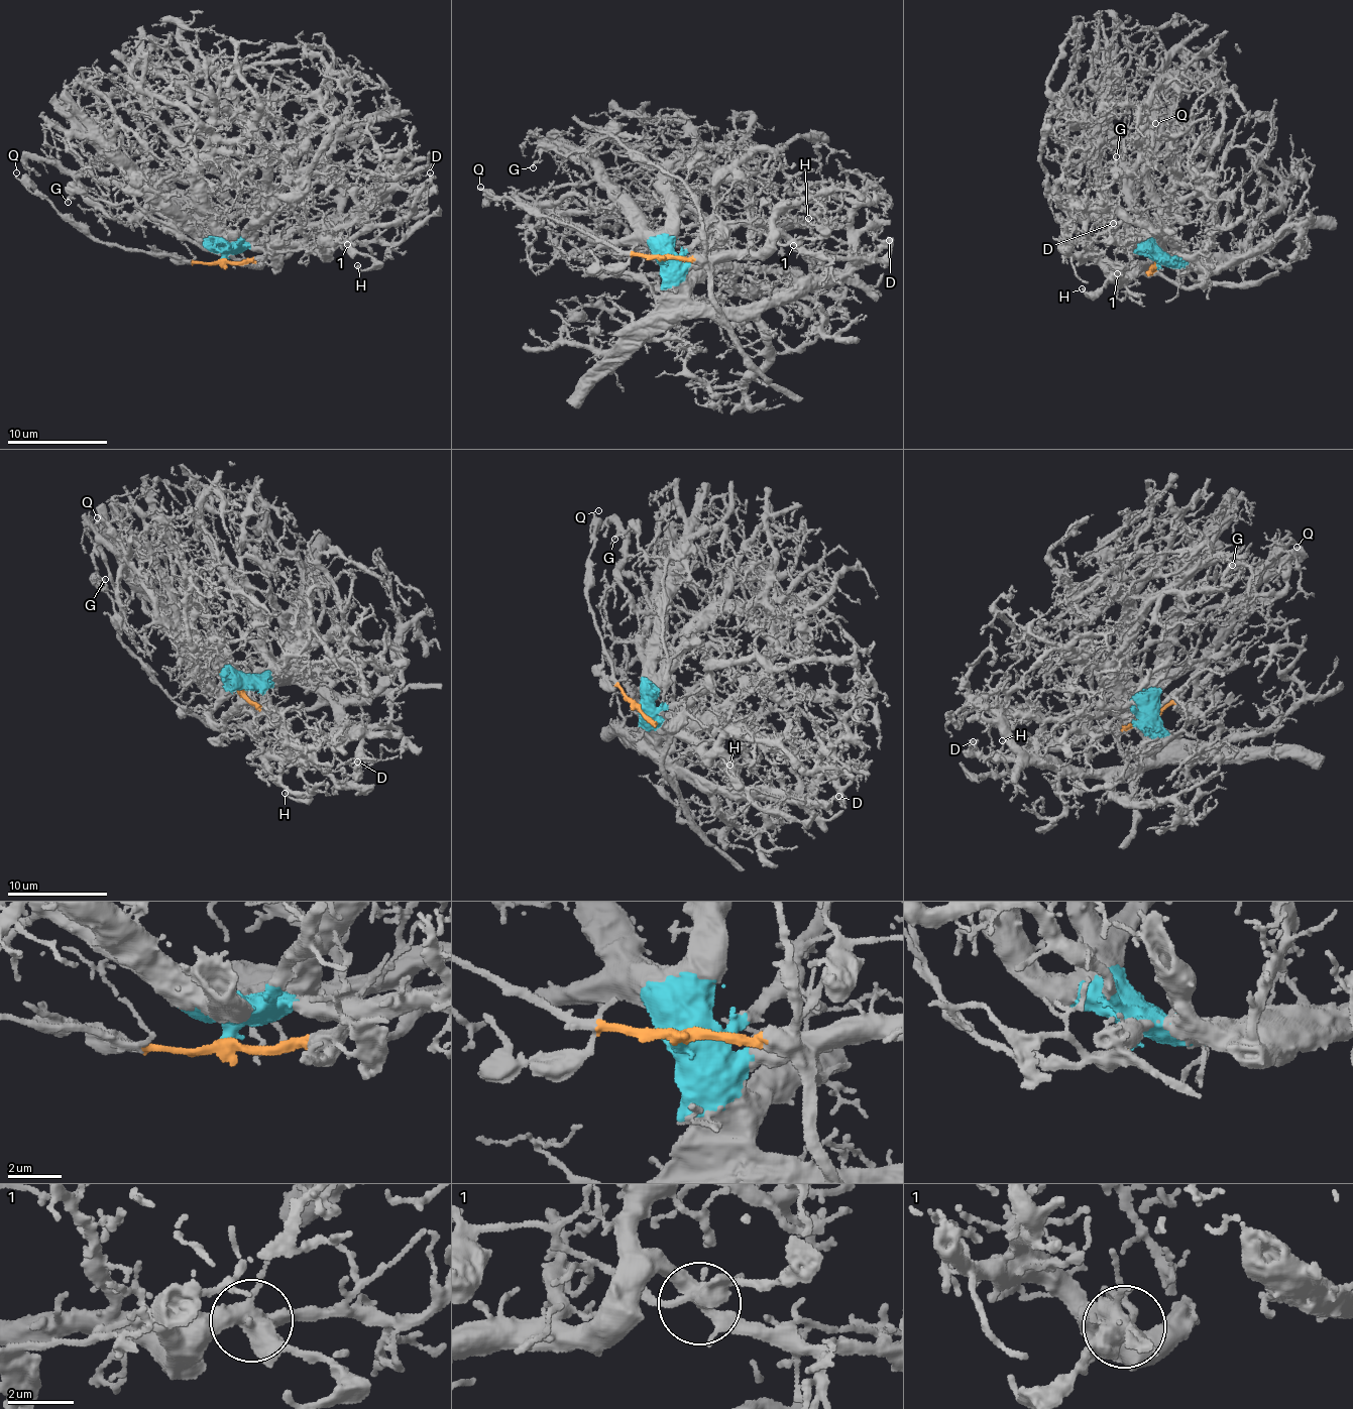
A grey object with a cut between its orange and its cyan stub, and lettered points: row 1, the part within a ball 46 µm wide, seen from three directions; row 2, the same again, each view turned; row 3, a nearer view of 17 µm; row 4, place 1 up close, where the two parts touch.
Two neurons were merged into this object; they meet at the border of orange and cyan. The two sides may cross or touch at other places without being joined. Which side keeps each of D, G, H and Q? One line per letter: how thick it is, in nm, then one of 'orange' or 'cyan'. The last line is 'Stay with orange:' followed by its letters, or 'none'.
D: 130 nm thick; cyan
G: 120 nm thick; orange
H: 180 nm thick; orange
Q: 110 nm thick; orange
Stay with orange: G, H, Q

